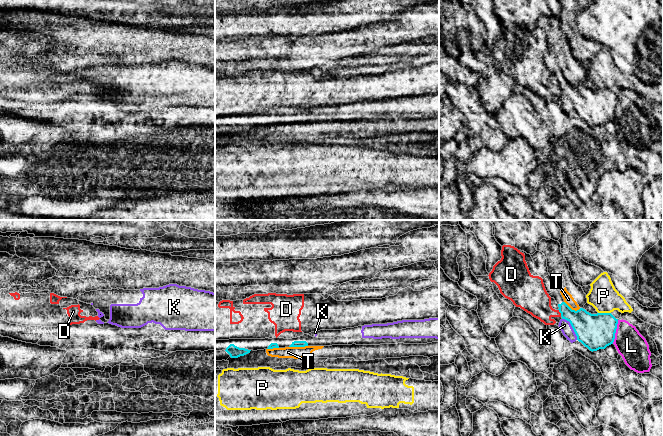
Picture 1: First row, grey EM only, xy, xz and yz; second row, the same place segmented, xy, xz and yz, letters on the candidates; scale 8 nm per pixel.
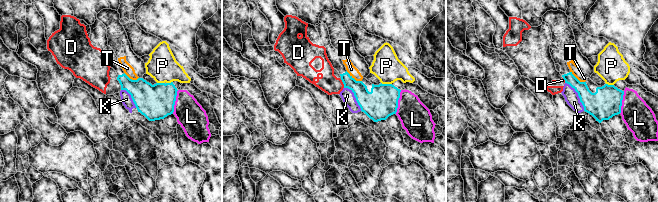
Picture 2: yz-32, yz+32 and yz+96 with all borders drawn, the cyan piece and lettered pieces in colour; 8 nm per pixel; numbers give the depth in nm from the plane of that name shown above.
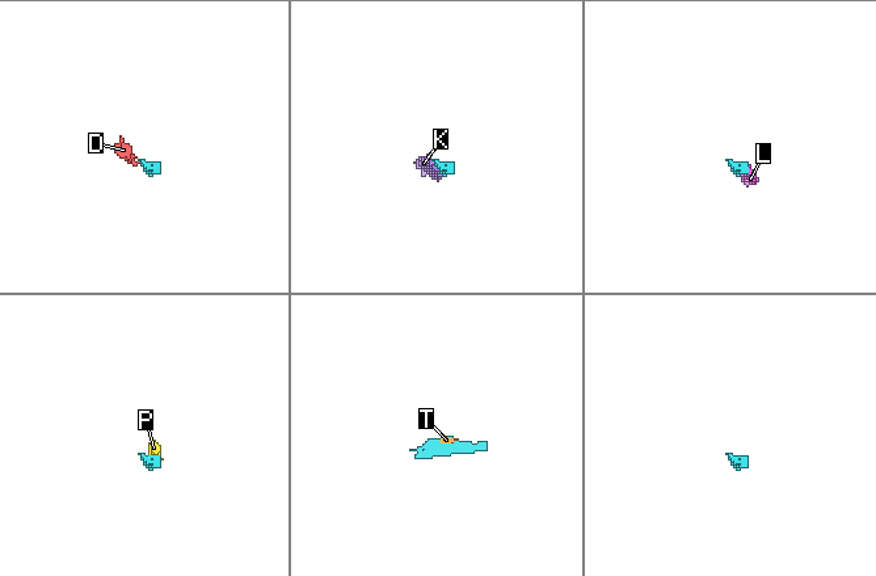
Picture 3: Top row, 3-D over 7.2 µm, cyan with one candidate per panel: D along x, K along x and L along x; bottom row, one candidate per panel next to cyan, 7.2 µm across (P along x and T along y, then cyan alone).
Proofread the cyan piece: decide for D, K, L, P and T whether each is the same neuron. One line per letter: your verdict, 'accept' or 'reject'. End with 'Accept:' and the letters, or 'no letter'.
D: reject
K: accept
L: reject
P: reject
T: reject
Accept: K

